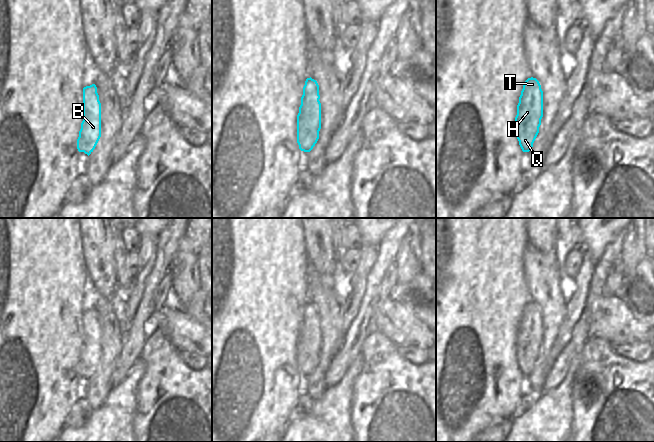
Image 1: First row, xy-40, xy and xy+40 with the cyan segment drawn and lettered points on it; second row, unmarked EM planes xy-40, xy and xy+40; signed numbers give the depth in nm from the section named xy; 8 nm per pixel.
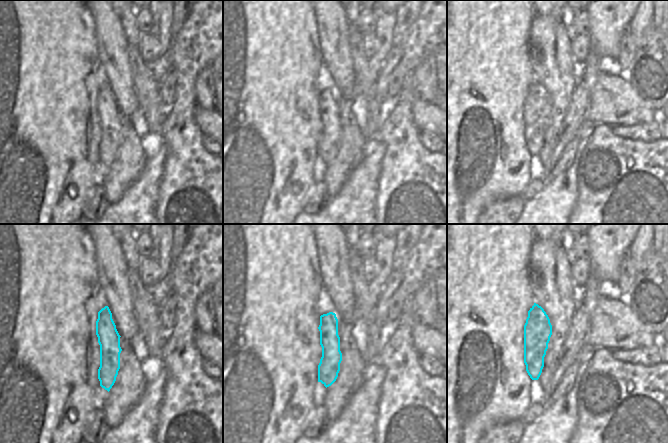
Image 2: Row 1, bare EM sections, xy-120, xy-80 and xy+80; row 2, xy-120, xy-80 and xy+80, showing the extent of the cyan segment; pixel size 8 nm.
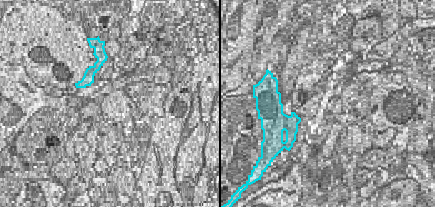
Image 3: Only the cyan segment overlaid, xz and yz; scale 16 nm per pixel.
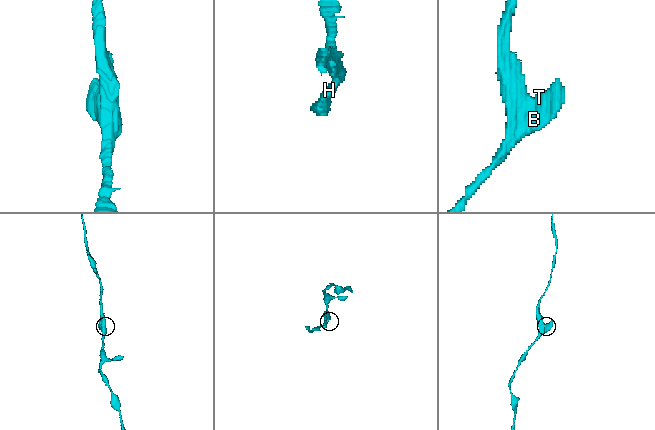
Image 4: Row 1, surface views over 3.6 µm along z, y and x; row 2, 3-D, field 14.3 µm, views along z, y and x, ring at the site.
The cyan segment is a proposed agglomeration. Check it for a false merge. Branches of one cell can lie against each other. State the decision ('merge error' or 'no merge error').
no merge error

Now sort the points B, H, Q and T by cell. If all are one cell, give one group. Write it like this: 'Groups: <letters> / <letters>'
Groups: B H Q T.

